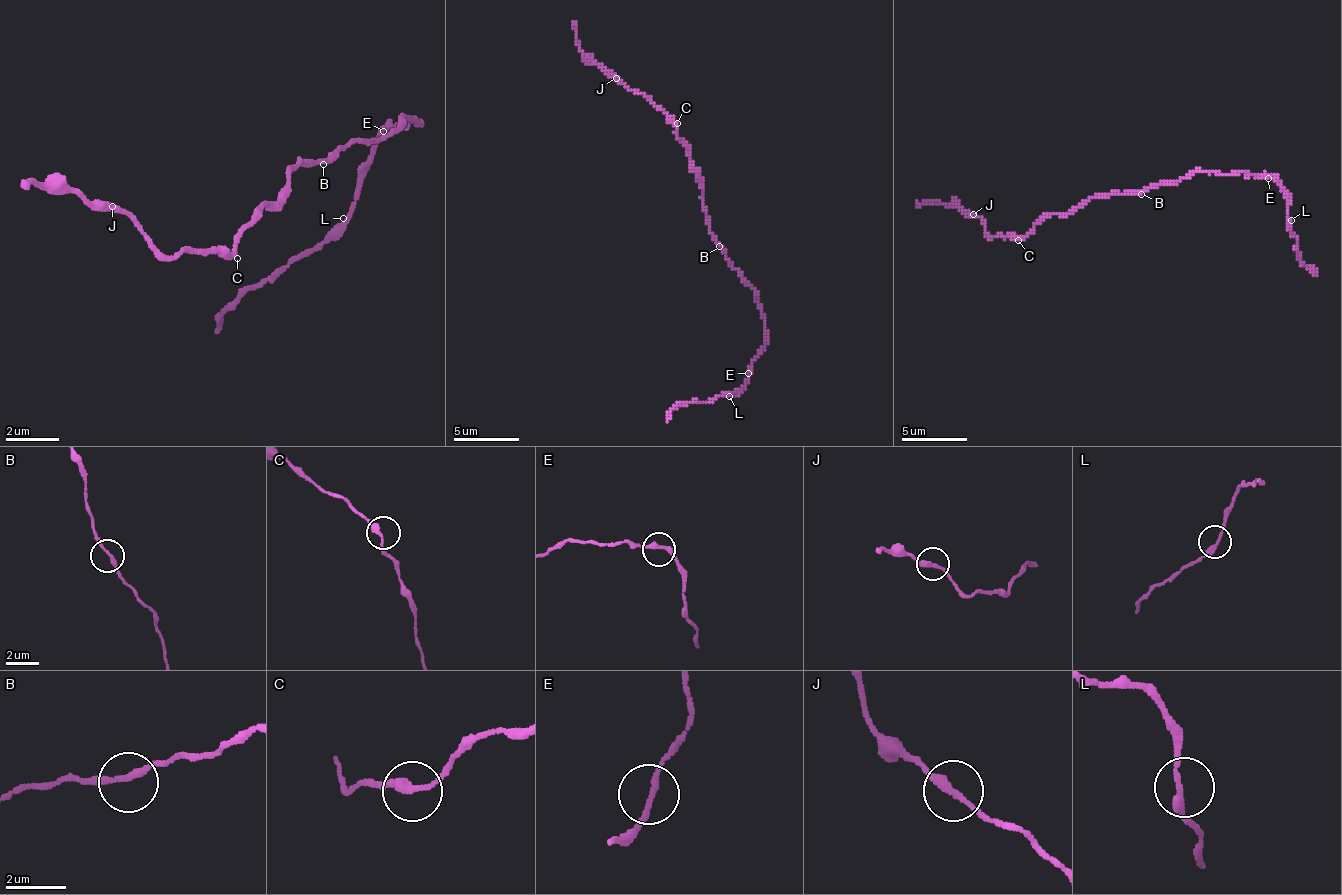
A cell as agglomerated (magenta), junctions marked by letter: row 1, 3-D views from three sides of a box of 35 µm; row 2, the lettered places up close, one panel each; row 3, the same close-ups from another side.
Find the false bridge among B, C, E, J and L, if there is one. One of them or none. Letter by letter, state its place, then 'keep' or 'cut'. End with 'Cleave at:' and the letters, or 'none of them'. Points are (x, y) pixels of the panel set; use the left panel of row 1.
B: (323, 164) | keep
C: (237, 258) | keep
E: (383, 131) | keep
J: (112, 206) | keep
L: (343, 218) | keep
Cleave at: none of them

